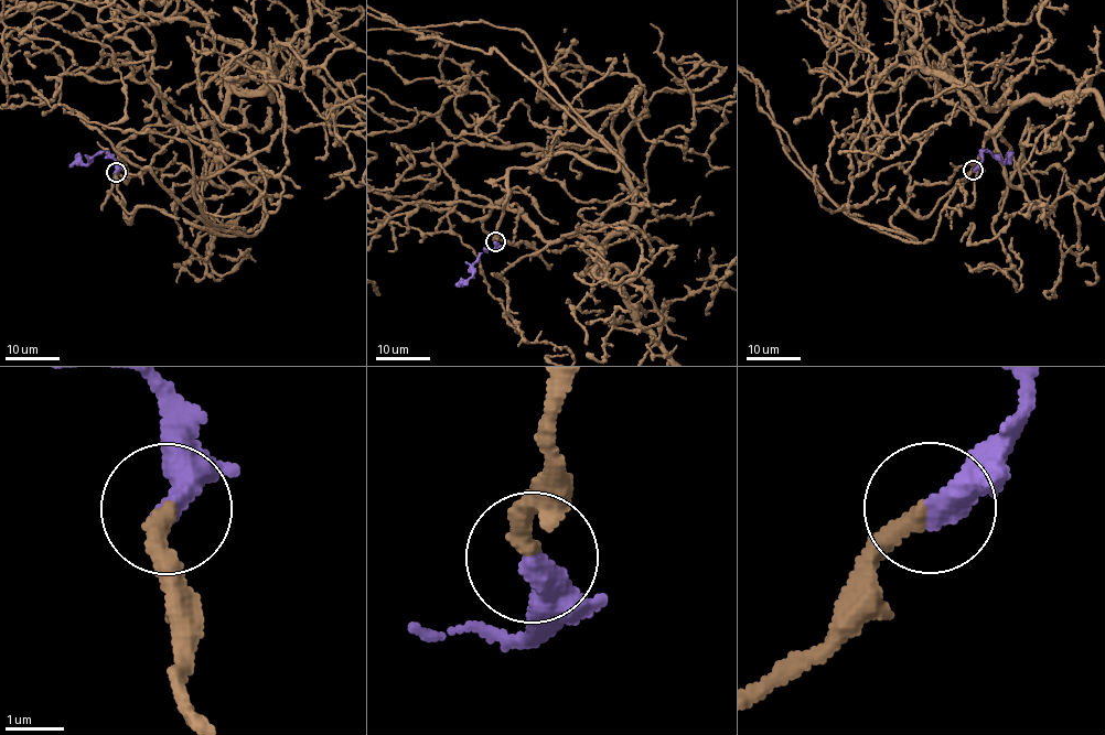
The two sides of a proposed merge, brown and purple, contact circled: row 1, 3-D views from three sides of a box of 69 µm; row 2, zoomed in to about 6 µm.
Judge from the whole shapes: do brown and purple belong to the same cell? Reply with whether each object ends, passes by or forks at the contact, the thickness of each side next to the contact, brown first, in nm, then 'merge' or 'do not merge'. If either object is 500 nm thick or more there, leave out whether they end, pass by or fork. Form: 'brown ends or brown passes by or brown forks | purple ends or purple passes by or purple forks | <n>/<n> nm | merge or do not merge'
brown ends | purple ends | 320/480 nm | merge

